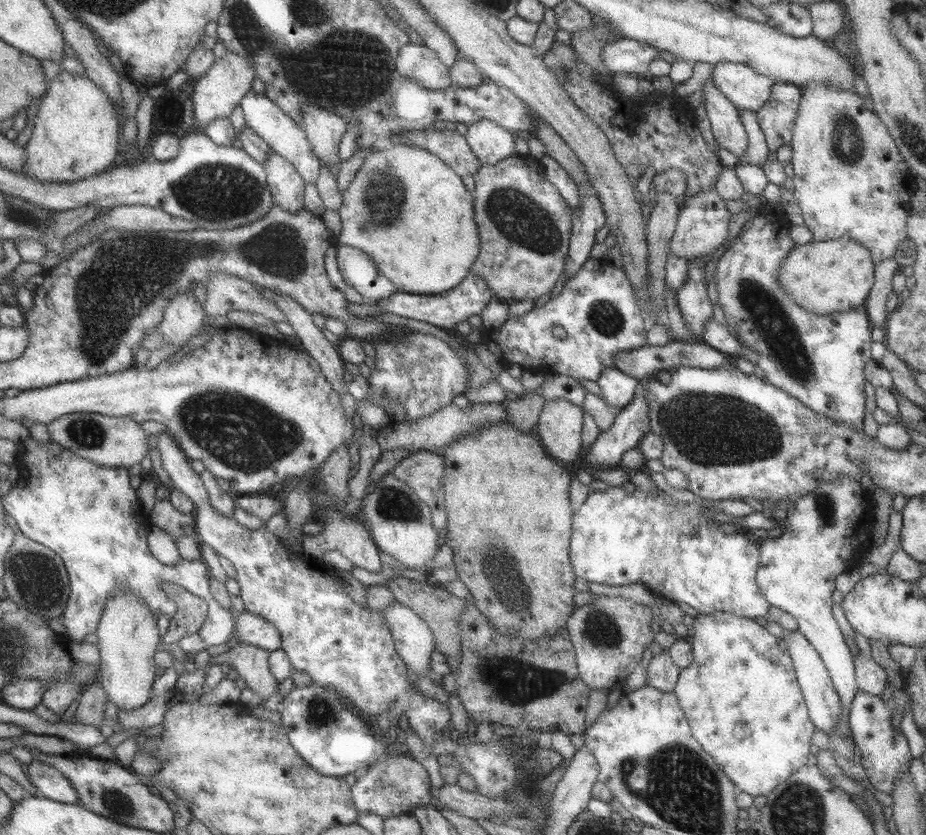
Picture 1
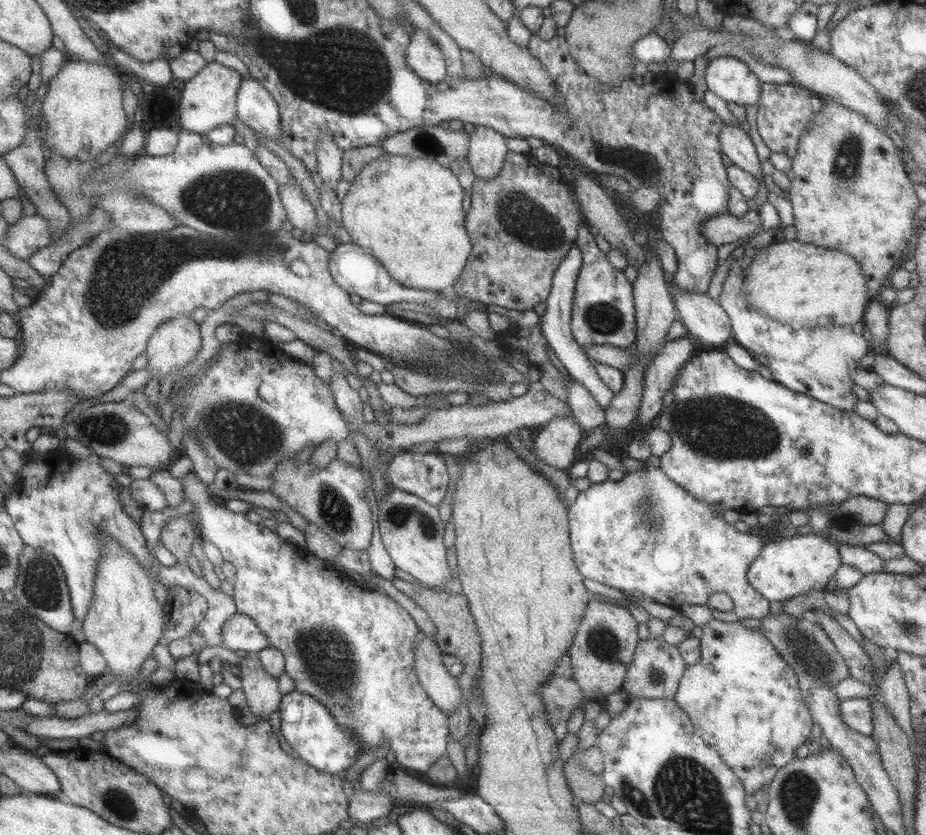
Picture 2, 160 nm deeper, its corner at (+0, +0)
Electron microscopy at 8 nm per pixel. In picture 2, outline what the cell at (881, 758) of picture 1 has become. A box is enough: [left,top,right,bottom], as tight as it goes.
[839,698,873,736]

